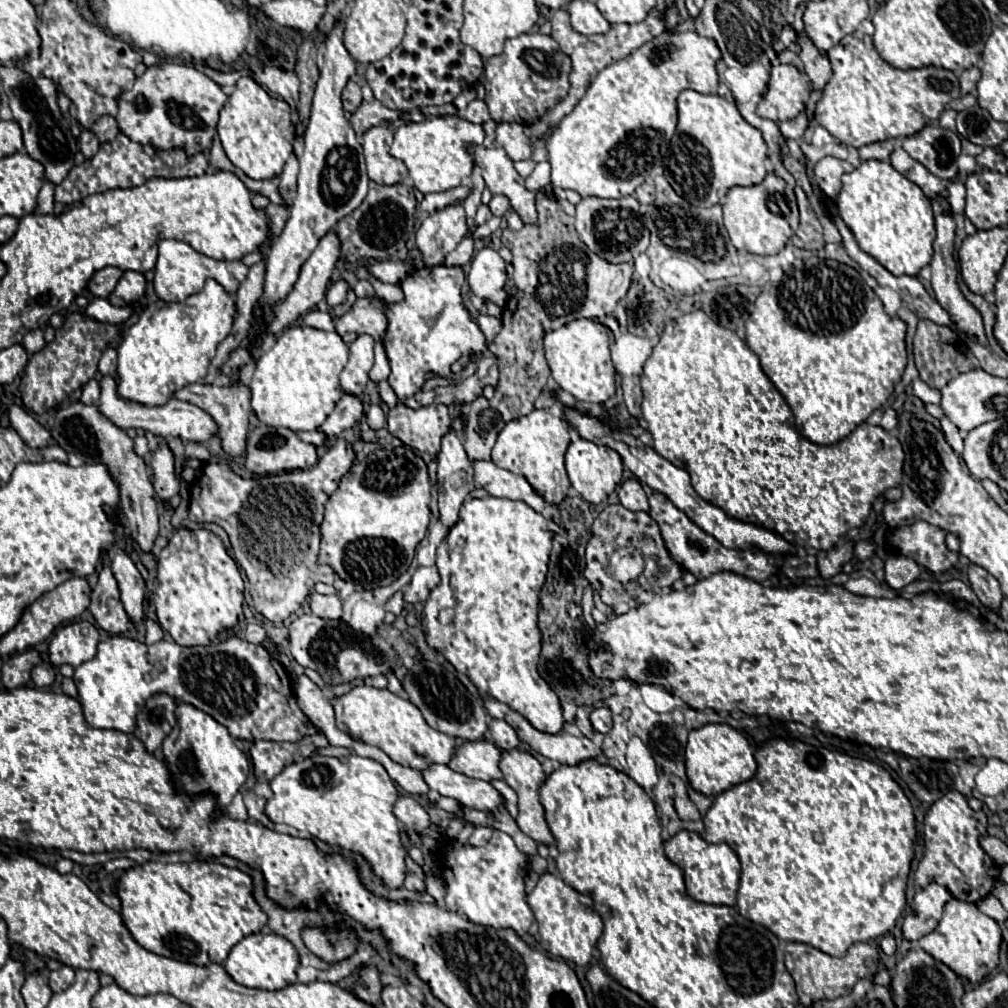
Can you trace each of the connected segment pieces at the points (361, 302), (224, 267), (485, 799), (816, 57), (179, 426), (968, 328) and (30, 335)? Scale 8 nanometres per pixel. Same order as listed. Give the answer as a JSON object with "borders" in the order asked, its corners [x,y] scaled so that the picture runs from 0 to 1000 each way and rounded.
{"borders":[[[[355,296],[349,308],[343,310],[339,315],[329,315],[327,312],[310,308],[302,313],[300,319],[315,327],[333,327],[335,331],[341,331],[341,329],[365,331],[371,337],[381,335],[383,321],[385,321],[383,313],[379,312],[379,300],[375,296]]],[[[159,238],[157,240],[157,260],[153,266],[153,288],[155,288],[157,296],[161,296],[163,300],[183,300],[187,294],[198,290],[206,276],[212,276],[228,292],[234,292],[234,288],[236,288],[238,280],[244,276],[244,272],[246,272],[246,264],[240,262],[238,258],[226,260],[226,258],[206,256],[179,238]]],[[[427,758],[417,768],[421,776],[427,780],[427,784],[437,786],[438,790],[452,792],[458,800],[488,806],[498,796],[496,786],[488,782],[486,776],[462,772],[460,768],[446,764],[442,758]]],[[[798,32],[794,34],[792,44],[794,44],[794,58],[798,62],[800,73],[806,79],[806,87],[815,89],[819,85],[821,77],[825,75],[825,67],[823,67],[821,58],[808,46],[808,42],[804,42],[804,38],[800,38]]],[[[109,373],[101,375],[101,391],[95,399],[97,407],[101,407],[101,413],[105,413],[111,421],[115,421],[121,427],[127,425],[137,425],[137,427],[147,427],[155,433],[161,435],[181,435],[183,438],[202,438],[208,437],[210,431],[216,429],[214,419],[208,415],[208,411],[204,411],[200,405],[188,401],[188,399],[181,399],[175,395],[169,395],[169,399],[161,401],[161,403],[137,403],[137,399],[125,399],[125,395],[117,395],[117,389],[113,387],[115,379]]],[[[929,196],[925,198],[925,206],[927,206],[927,214],[929,214],[929,228],[931,234],[927,238],[927,254],[923,260],[925,266],[925,286],[927,286],[927,294],[931,298],[931,302],[942,312],[942,315],[946,315],[946,323],[950,323],[950,331],[962,331],[964,335],[970,335],[970,339],[974,339],[974,343],[980,343],[978,331],[976,331],[976,323],[974,323],[974,313],[970,312],[970,308],[966,308],[966,304],[962,304],[962,300],[956,296],[956,292],[950,286],[950,268],[948,268],[948,260],[946,260],[946,228],[948,228],[948,220],[944,214],[940,214],[938,210],[942,210],[942,204],[937,196]]],[[[41,325],[29,327],[22,337],[22,343],[29,351],[36,350],[45,343],[44,328]]]]}

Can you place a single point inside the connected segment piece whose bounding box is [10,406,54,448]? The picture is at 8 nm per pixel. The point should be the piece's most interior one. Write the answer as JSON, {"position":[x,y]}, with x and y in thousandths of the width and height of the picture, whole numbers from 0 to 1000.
{"position":[33,430]}

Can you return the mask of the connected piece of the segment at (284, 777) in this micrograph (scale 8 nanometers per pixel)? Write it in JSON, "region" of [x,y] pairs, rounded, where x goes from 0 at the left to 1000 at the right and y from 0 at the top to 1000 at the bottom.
{"region":[[[310,750],[300,756],[292,756],[284,760],[270,776],[268,782],[272,790],[264,798],[264,810],[270,815],[282,815],[286,819],[292,819],[296,823],[304,823],[315,833],[327,837],[327,839],[337,839],[339,843],[353,845],[361,849],[371,865],[387,879],[387,881],[397,881],[401,877],[403,869],[403,843],[397,835],[397,819],[395,812],[389,806],[391,796],[395,794],[395,786],[383,764],[379,764],[379,758],[367,752],[359,750],[345,750],[345,752],[327,752],[327,750]]]}

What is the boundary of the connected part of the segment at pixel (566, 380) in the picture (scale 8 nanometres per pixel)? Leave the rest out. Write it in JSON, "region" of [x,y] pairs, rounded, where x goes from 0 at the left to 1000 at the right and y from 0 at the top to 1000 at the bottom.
{"region":[[[575,315],[540,333],[542,357],[550,377],[575,399],[599,401],[611,389],[611,369],[605,357],[603,329],[595,319]]]}

